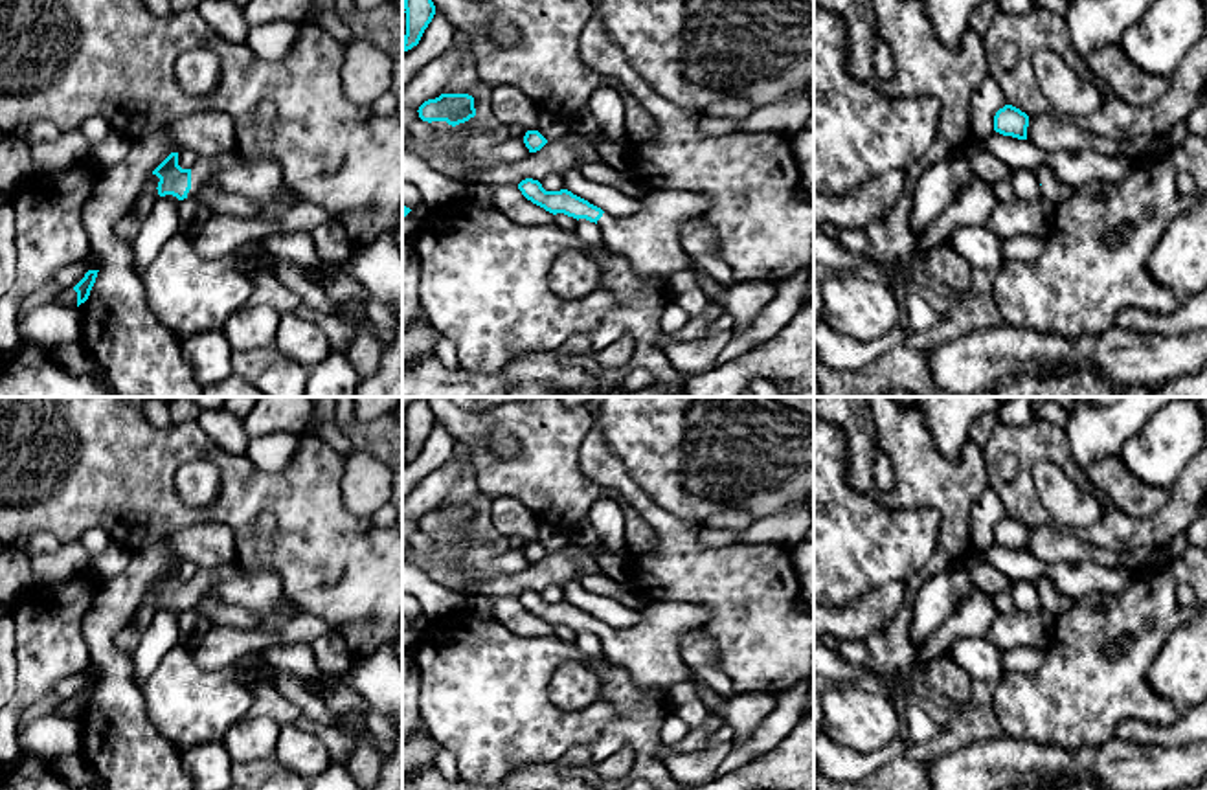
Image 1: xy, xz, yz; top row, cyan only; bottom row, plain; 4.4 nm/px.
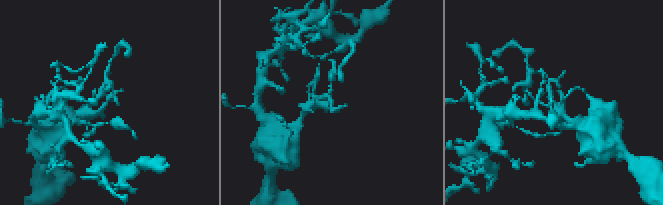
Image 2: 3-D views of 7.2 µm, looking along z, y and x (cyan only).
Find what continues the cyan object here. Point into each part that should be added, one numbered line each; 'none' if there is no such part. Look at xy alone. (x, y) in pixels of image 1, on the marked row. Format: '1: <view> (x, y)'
1: xy (261, 180)

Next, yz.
none

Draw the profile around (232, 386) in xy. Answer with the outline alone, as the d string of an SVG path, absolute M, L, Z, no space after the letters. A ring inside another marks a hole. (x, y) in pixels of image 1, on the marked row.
M231 375L219 384L204 388L202 397L266 397L266 395L255 389L252 384Z

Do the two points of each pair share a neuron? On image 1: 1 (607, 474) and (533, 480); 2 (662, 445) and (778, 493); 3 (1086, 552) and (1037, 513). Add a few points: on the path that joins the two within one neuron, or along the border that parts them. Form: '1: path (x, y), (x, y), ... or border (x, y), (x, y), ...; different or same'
1: border (586, 434), (579, 469), (623, 500); different
2: path (691, 445), (730, 445), (748, 463); same
3: border (1053, 522), (1029, 528); different

